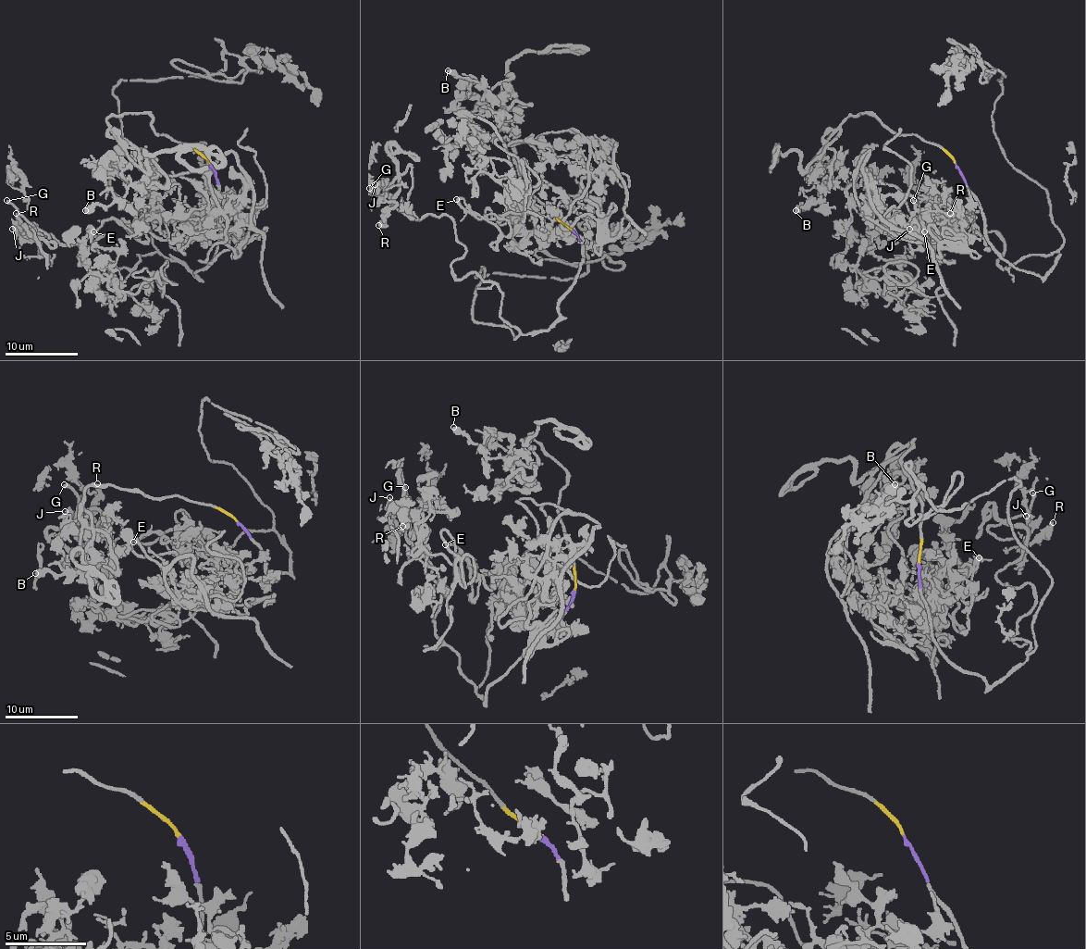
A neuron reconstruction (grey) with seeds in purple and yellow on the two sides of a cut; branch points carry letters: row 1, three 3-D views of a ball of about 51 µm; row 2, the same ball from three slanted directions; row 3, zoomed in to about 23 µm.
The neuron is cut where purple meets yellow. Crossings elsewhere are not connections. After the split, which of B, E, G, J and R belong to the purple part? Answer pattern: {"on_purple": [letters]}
{"on_purple": ["E", "G", "J", "R"]}

